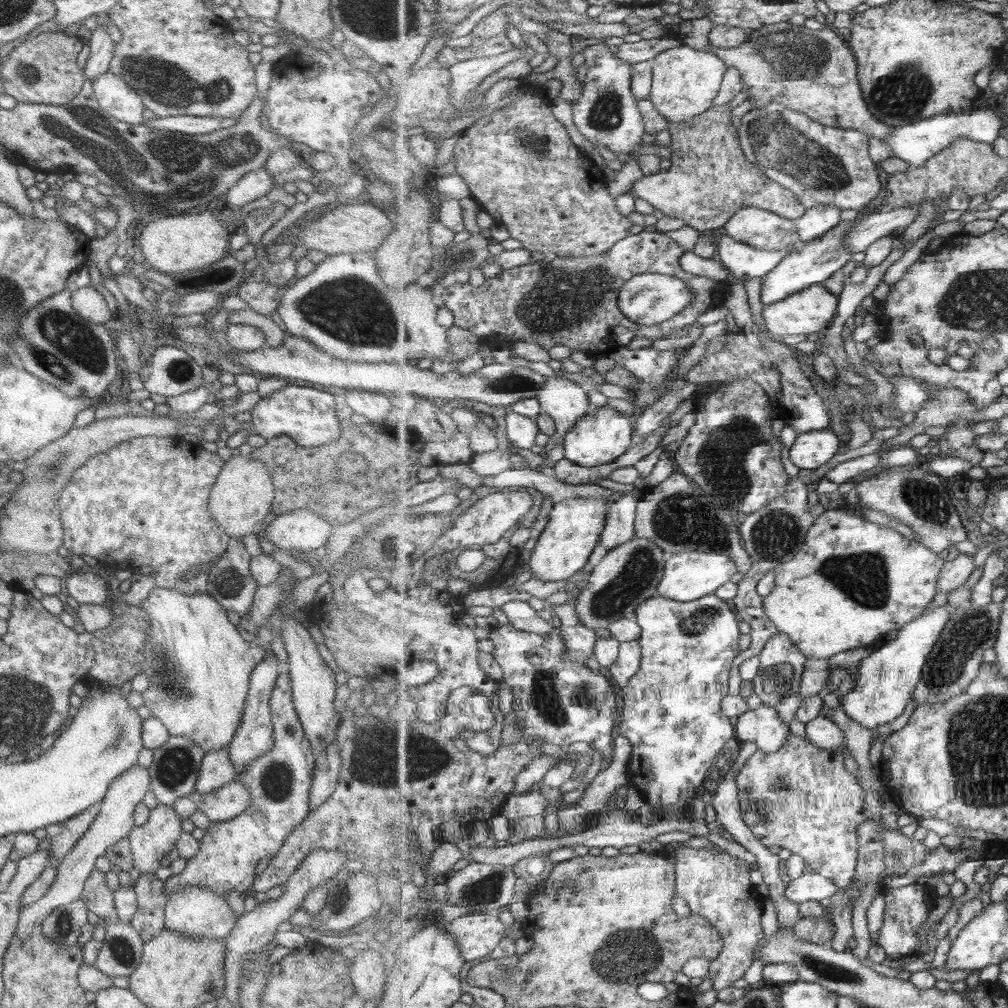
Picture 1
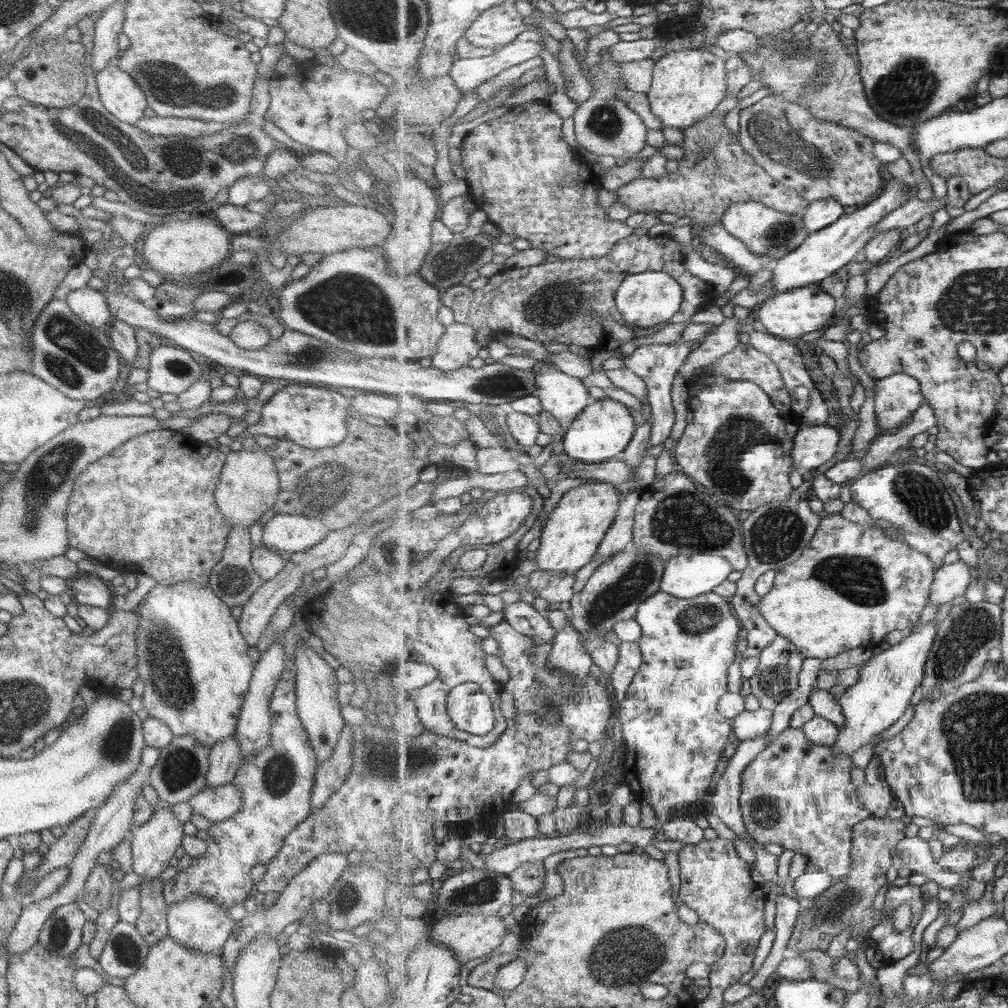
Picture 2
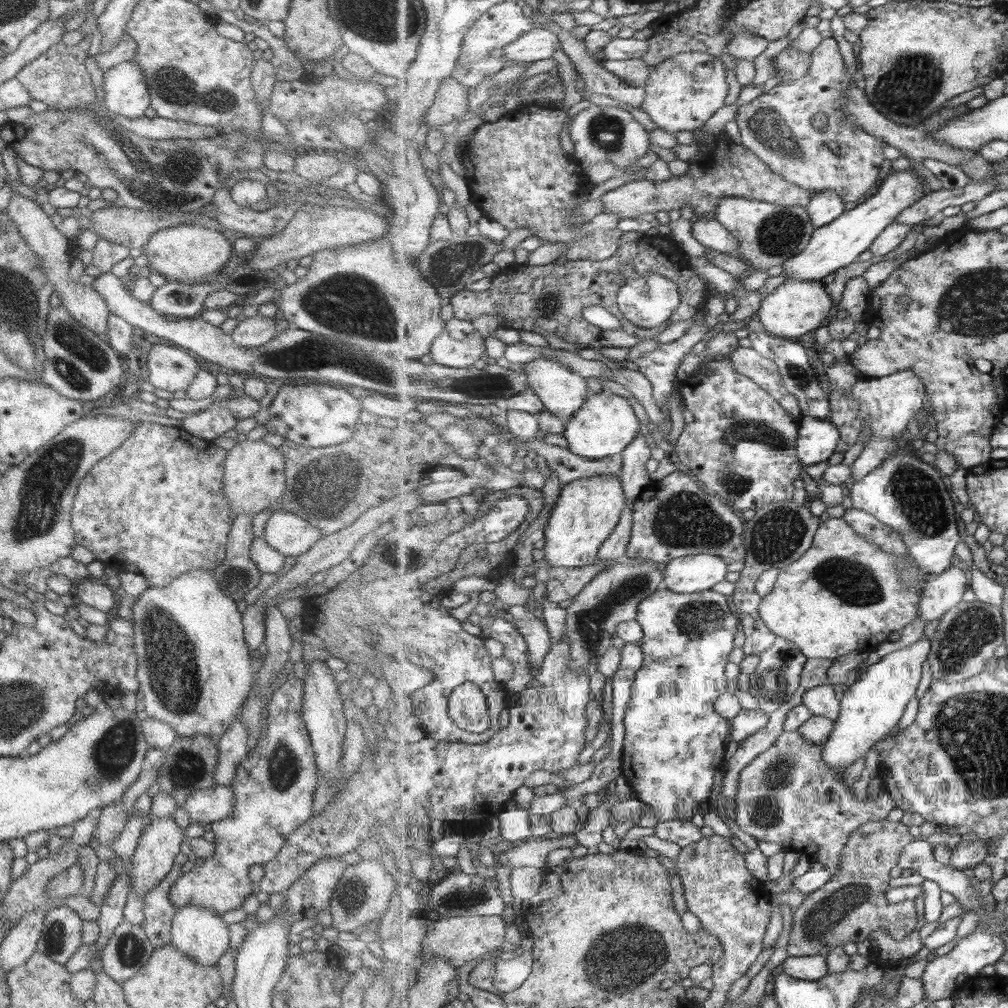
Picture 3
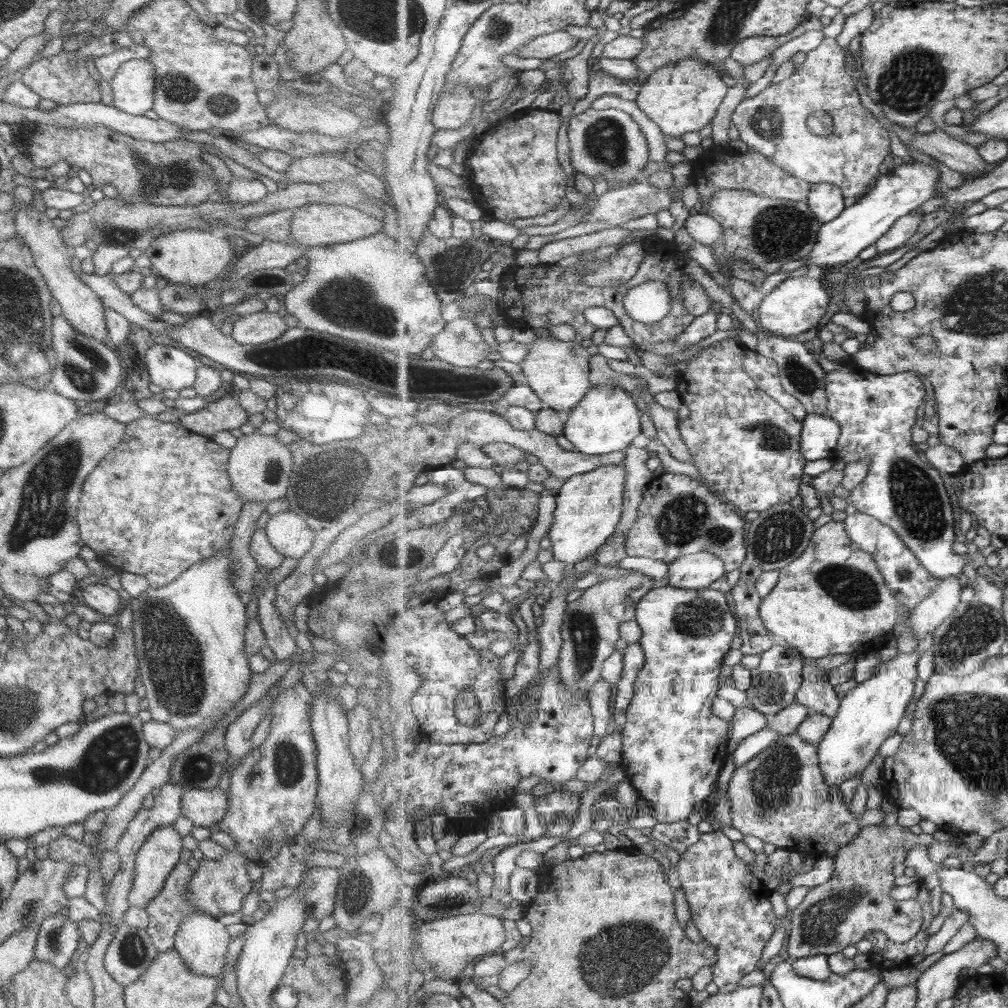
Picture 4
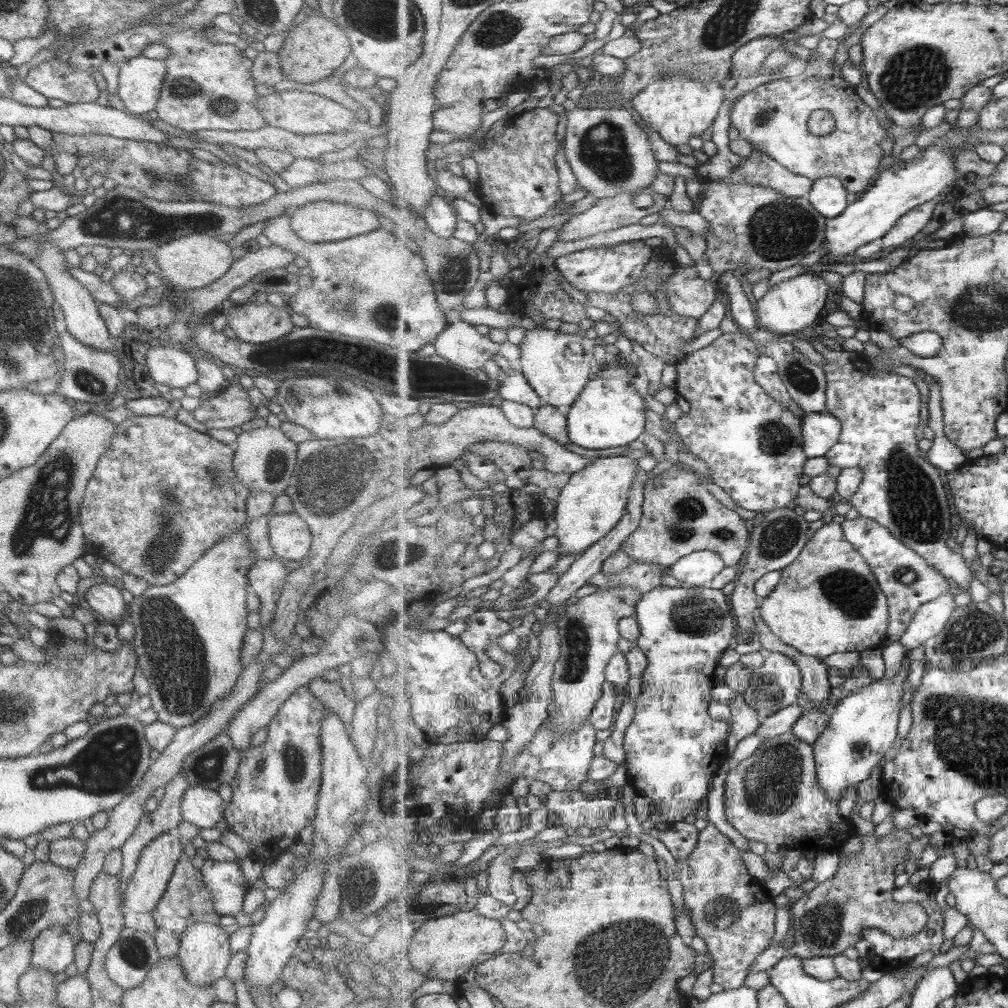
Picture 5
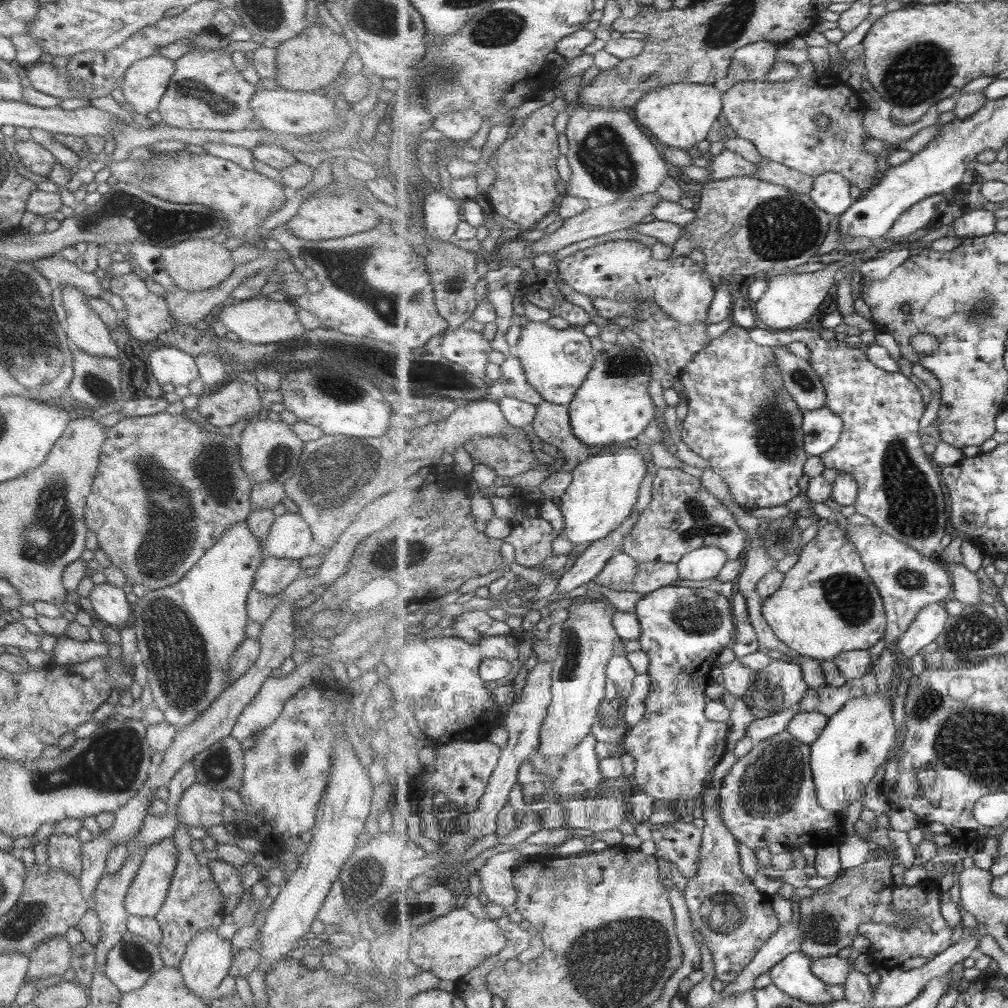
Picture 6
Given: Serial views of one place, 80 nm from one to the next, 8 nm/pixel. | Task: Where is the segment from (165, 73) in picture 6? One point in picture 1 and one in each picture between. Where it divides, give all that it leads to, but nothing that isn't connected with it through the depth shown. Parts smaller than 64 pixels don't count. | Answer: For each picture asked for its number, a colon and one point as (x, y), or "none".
1: (115, 98)
2: (120, 96)
3: (125, 94)
4: (132, 86)
5: (139, 80)

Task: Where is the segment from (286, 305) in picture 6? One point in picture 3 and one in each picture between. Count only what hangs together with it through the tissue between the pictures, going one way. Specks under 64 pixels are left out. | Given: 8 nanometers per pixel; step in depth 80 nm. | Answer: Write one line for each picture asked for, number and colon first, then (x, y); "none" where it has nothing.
3: (248, 332)
4: (249, 329)
5: (254, 323)

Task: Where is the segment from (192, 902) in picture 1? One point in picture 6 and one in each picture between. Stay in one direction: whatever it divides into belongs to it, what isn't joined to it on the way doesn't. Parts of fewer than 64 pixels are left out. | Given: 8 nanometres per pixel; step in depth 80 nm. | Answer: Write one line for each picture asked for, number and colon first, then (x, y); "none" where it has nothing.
2: (197, 923)
3: (200, 935)
4: (200, 940)
5: (203, 954)
6: (206, 958)

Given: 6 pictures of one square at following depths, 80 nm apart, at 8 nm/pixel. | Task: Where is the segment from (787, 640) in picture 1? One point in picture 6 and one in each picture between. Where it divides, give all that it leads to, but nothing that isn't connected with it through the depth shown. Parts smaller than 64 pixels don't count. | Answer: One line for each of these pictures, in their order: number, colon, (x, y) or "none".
2: (778, 675)
3: (778, 677)
4: (776, 682)
5: (778, 684)
6: (780, 685)

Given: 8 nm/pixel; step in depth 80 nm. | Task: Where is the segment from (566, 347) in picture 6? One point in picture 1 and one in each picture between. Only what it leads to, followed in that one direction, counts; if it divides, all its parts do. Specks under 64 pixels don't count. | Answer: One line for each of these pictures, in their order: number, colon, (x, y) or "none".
1: (563, 399)
2: (565, 397)
3: (563, 392)
4: (558, 371)
5: (559, 366)

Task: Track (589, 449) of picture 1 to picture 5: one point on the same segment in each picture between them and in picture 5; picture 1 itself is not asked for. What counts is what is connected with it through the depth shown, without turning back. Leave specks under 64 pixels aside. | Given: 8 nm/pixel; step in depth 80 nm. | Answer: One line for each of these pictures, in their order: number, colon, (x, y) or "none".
2: (603, 431)
3: (606, 424)
4: (607, 420)
5: (610, 412)

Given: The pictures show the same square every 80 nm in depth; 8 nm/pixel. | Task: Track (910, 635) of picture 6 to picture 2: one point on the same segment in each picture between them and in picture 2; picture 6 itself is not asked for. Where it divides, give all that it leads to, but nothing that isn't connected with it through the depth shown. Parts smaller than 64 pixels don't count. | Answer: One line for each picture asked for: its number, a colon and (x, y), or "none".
2: (951, 581)
3: (942, 592)
4: (931, 613)
5: (931, 619)

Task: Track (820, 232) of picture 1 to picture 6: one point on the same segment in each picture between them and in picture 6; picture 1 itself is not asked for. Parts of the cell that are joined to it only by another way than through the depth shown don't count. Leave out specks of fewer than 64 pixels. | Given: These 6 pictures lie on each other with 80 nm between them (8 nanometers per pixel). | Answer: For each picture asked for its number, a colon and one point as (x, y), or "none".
2: (821, 214)
3: (826, 206)
4: (827, 201)
5: (830, 196)
6: (832, 191)

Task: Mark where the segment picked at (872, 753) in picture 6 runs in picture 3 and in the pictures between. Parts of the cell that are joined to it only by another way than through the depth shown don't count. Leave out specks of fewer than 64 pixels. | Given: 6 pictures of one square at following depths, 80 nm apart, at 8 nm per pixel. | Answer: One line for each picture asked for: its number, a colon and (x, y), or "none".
3: (872, 708)
4: (870, 714)
5: (863, 727)

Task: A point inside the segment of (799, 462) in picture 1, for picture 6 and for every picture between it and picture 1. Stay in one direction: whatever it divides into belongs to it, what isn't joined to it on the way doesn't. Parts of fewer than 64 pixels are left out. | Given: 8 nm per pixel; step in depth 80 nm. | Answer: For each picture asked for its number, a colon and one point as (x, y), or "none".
2: (814, 445)
3: (817, 441)
4: (820, 434)
5: (822, 431)
6: (823, 428)

